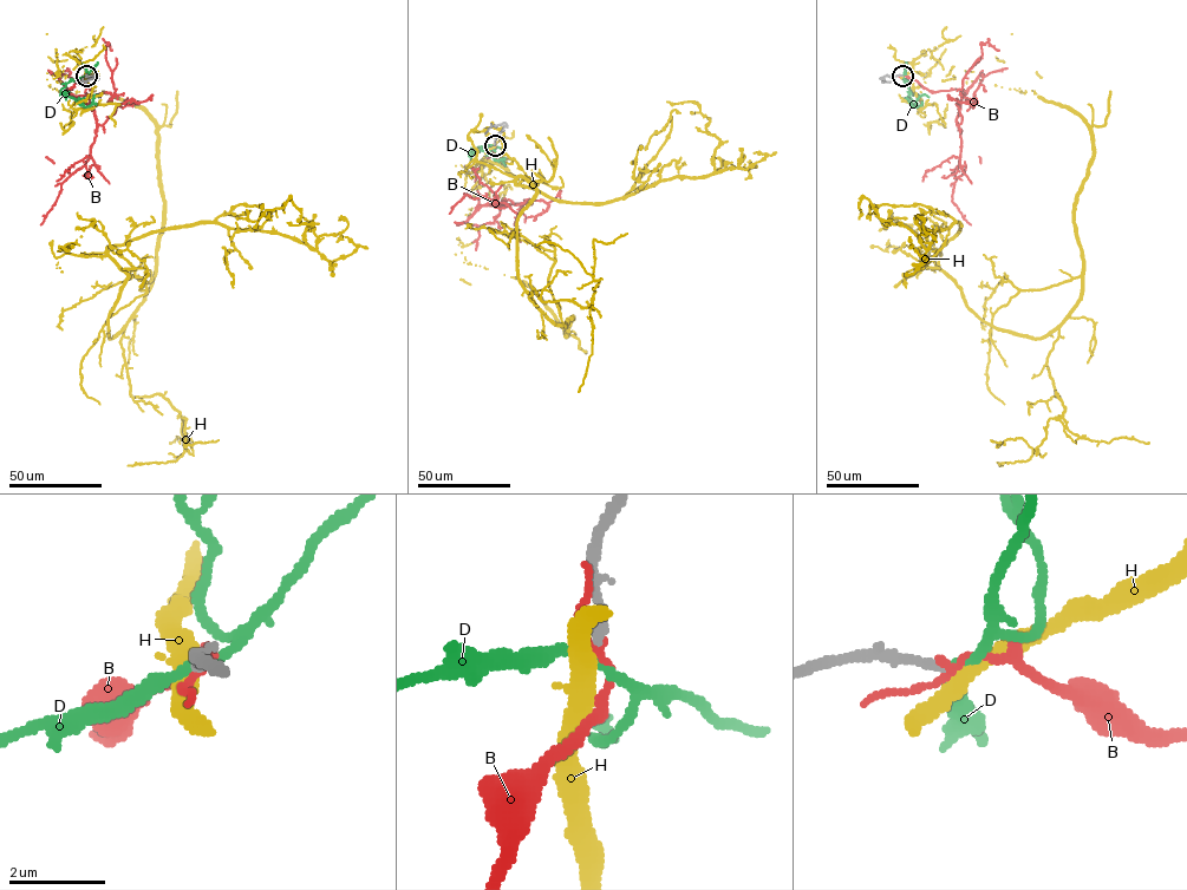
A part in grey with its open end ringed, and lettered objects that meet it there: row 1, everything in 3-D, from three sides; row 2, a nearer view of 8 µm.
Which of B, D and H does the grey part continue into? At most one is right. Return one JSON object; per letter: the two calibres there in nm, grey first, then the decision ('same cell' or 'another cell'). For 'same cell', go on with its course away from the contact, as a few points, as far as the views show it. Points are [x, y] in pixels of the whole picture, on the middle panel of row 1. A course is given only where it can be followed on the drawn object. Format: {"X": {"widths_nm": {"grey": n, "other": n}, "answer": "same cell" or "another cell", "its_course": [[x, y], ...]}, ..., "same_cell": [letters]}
{"B": {"widths_nm": {"grey": 200, "other": 110}, "answer": "another cell"}, "D": {"widths_nm": {"grey": 190, "other": 200}, "answer": "another cell"}, "H": {"widths_nm": {"grey": 190, "other": 360}, "answer": "same cell", "its_course": [[494, 145], [461, 252], [566, 335], [519, 277], [515, 181], [602, 203], [706, 177], [710, 120], [666, 102]]}, "same_cell": ["H"]}

